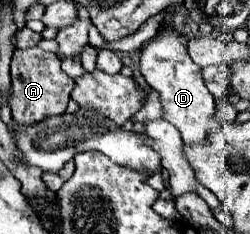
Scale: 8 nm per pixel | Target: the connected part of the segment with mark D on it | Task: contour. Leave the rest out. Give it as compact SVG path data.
M163 25L157 31L157 35L151 41L147 41L145 47L141 49L139 71L145 77L147 85L151 85L151 89L159 93L159 101L163 107L163 119L167 119L179 129L183 143L187 145L205 143L209 133L215 133L217 129L221 129L221 125L215 119L215 107L217 107L215 99L203 83L201 67L197 67L187 53L185 35Z

